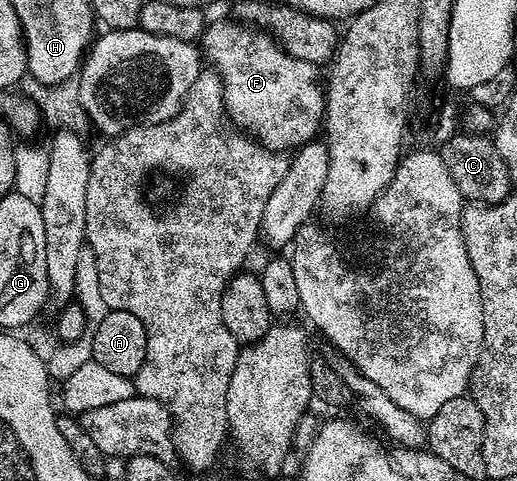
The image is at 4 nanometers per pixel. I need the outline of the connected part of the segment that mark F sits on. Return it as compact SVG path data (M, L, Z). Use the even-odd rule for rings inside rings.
M229 17L218 23L210 22L199 40L199 47L204 58L213 62L210 63L212 70L216 71L223 85L225 110L240 130L256 139L261 146L282 153L292 152L318 138L325 122L327 91L322 84L321 87L317 84L318 68L314 64L288 55L272 35Z

